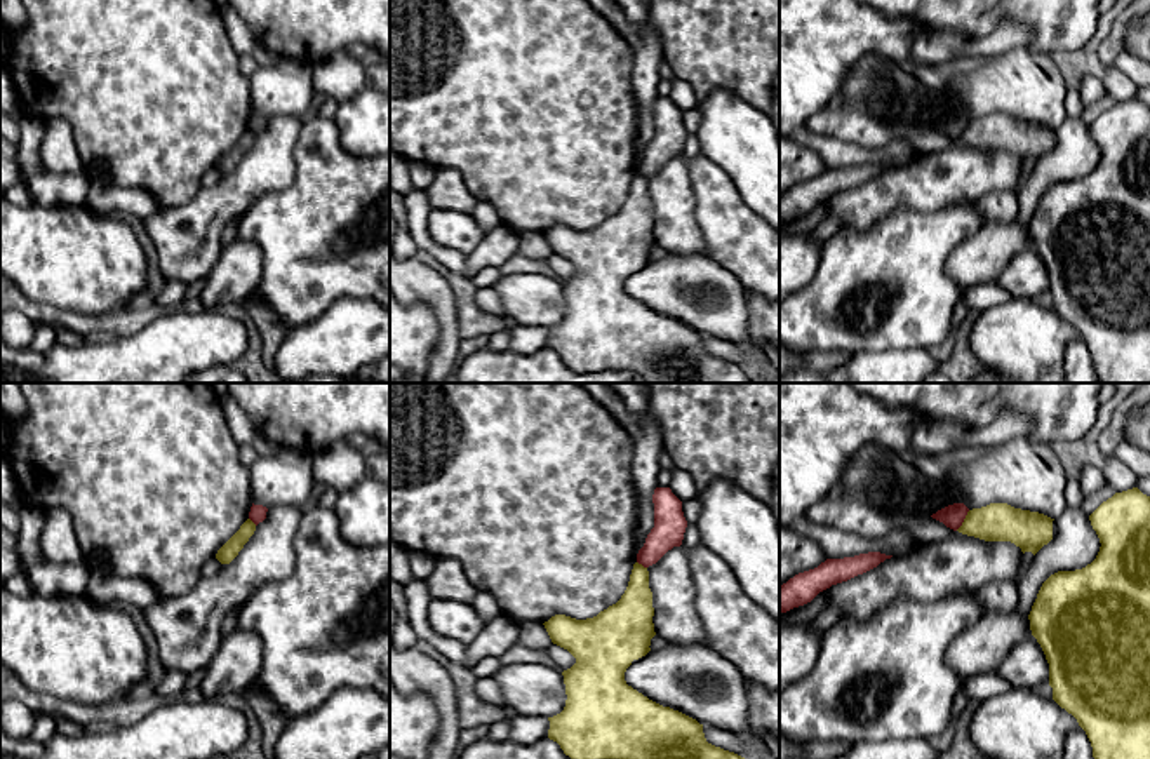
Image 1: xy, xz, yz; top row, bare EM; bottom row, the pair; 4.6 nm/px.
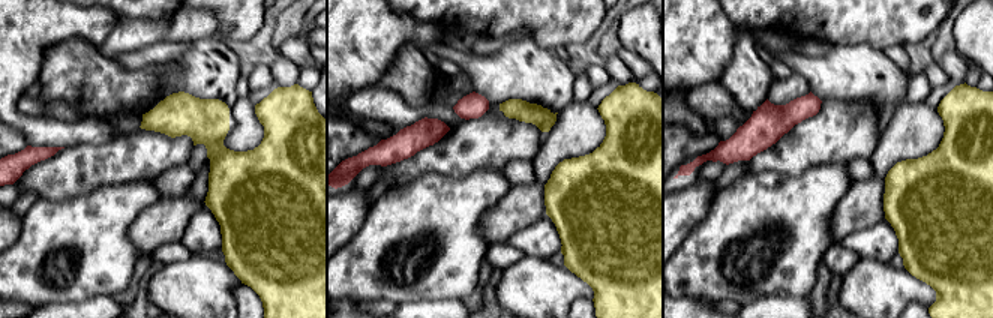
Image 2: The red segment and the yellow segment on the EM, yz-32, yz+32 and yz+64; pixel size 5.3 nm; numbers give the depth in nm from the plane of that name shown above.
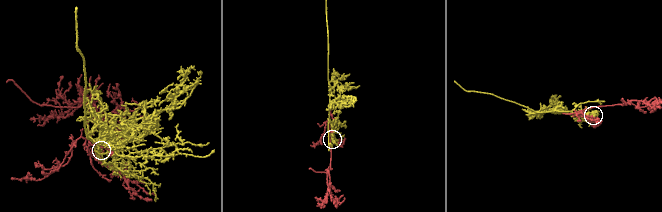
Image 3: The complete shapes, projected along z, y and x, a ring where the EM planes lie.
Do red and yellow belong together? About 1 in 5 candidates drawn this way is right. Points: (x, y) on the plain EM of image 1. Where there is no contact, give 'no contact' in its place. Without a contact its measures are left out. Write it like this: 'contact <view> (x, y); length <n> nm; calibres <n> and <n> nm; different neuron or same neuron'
contact yz (962, 131); length 120 nm; calibres 110 and 180 nm; different neuron

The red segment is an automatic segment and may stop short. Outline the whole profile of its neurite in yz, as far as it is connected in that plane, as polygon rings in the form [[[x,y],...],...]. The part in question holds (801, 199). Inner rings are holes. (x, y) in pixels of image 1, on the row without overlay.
[[[868,162],[854,167],[826,169],[818,178],[799,183],[779,195],[779,223],[804,216],[832,195],[863,185],[891,167],[880,162]]]

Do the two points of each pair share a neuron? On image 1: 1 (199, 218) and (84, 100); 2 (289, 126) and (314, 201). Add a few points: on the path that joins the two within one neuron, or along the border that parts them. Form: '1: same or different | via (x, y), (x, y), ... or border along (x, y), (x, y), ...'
1: different | border along (202, 185), (188, 201), (160, 209)
2: different | border along (305, 119), (294, 148), (294, 180), (291, 183)

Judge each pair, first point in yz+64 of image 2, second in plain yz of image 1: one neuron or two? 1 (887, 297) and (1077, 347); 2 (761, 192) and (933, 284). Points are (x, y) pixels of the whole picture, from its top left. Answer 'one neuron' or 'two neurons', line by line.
1: two neurons
2: one neuron

